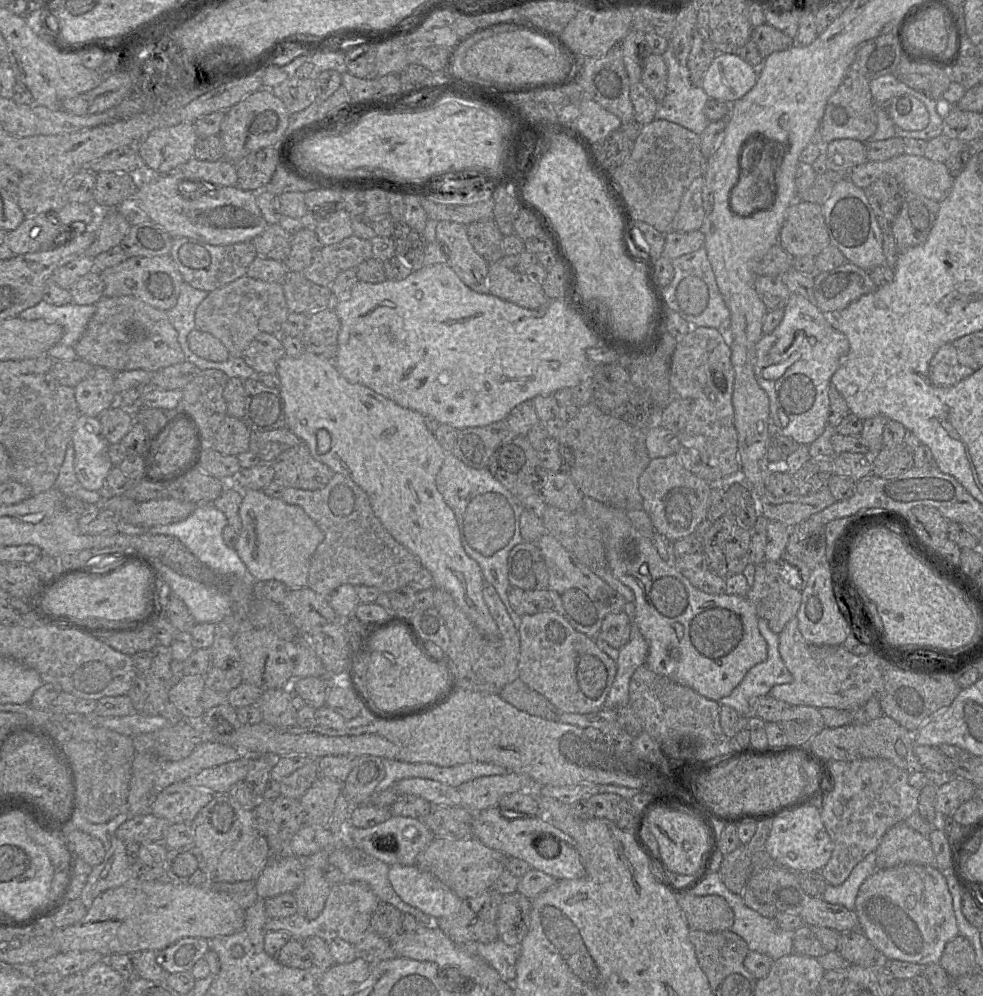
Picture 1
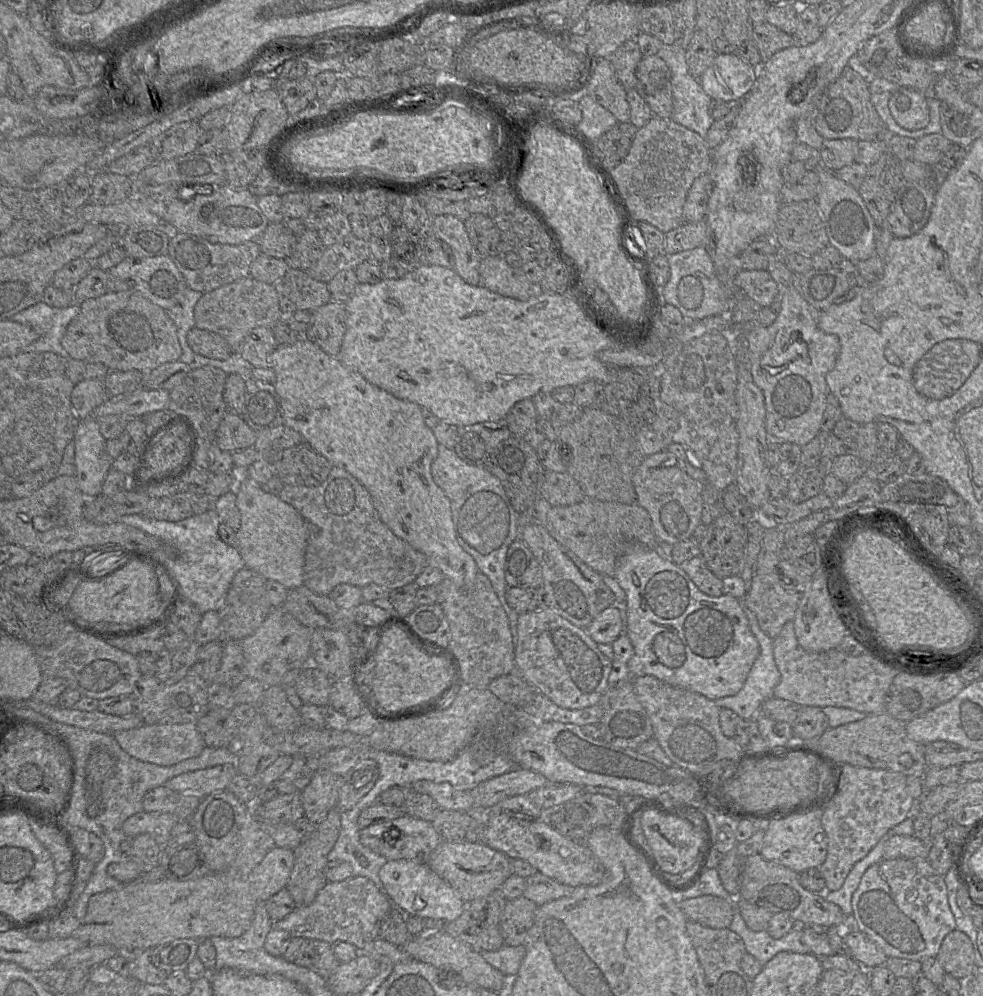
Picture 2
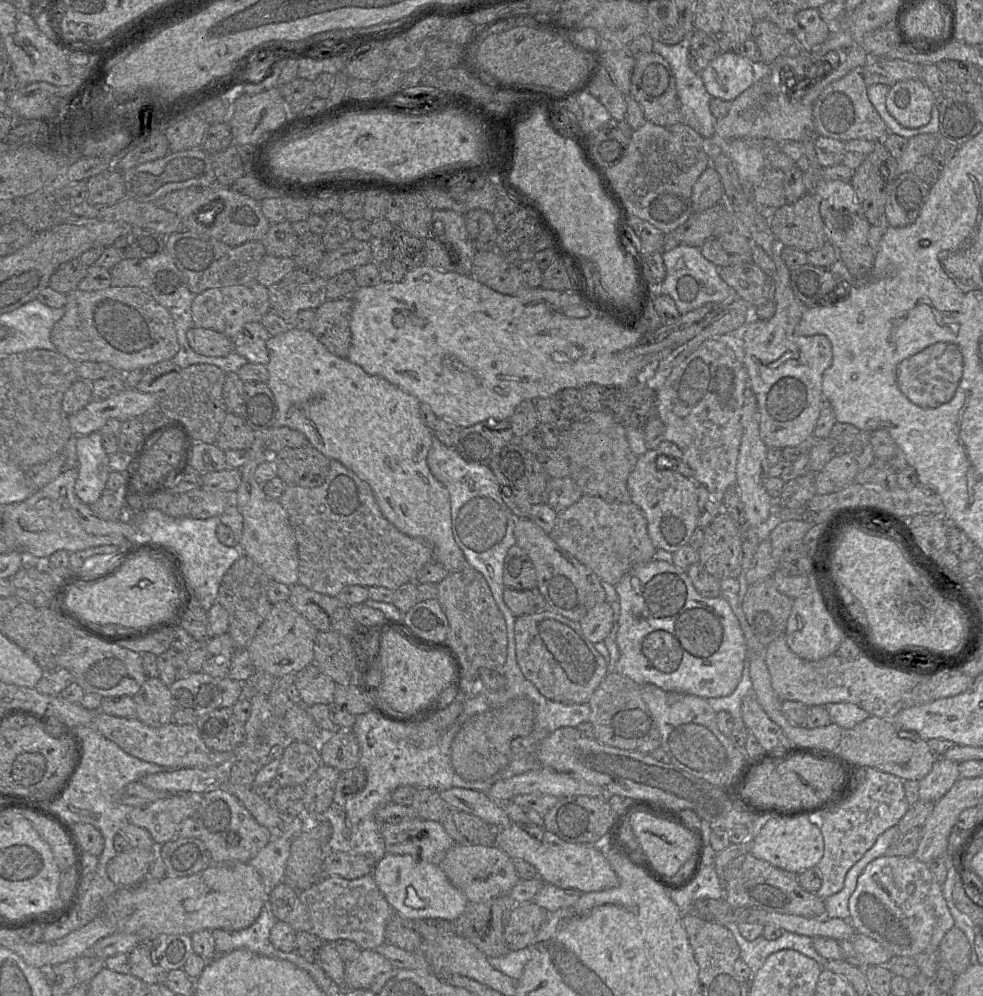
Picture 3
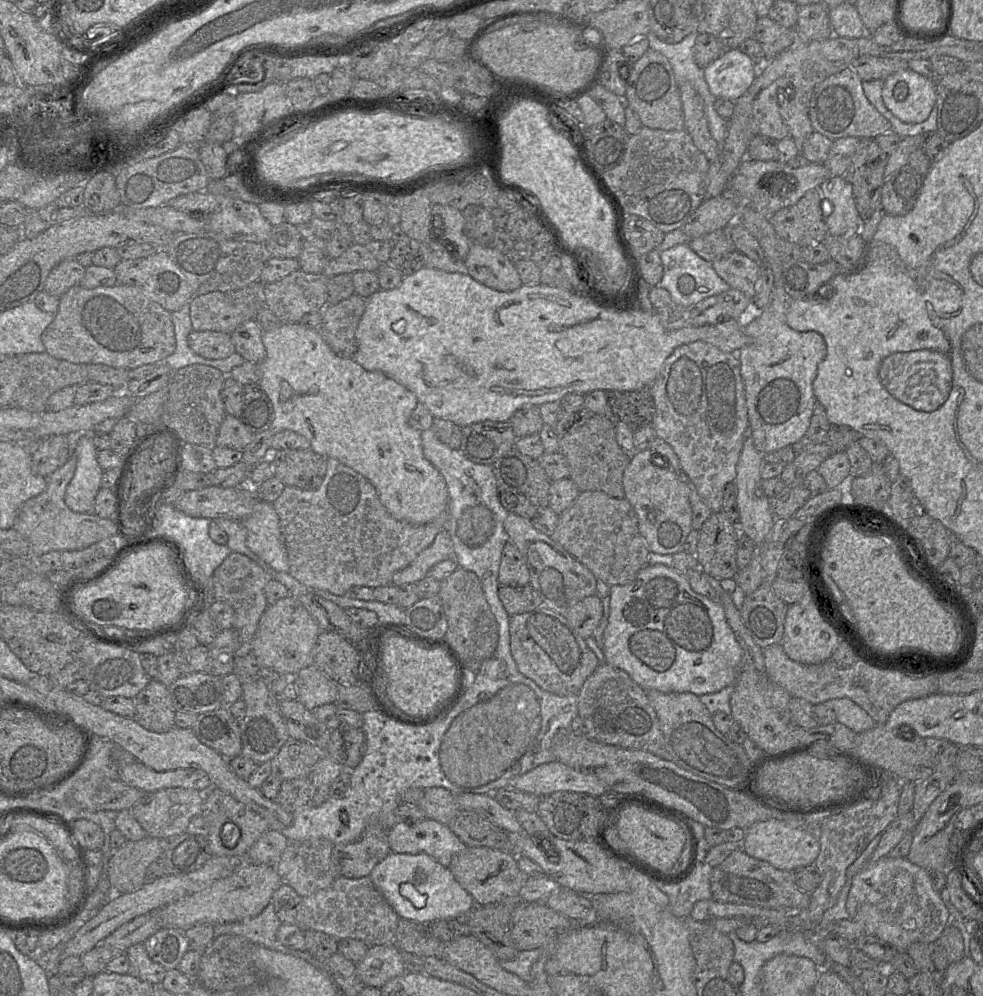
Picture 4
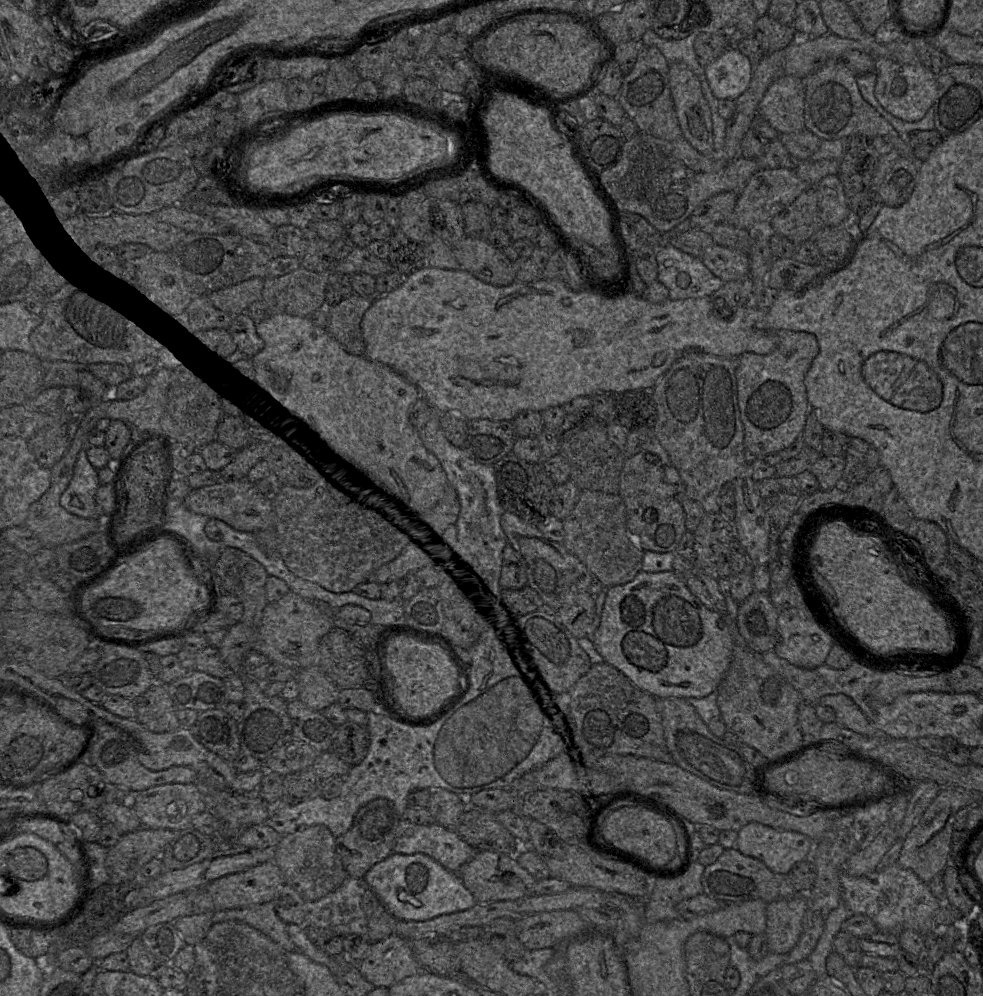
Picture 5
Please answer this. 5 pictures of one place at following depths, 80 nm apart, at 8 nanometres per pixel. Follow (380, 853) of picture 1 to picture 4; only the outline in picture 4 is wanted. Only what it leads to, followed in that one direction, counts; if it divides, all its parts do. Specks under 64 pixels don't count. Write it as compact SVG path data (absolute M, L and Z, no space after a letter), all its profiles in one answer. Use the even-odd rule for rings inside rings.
M425 818L414 824L396 823L388 831L391 852L427 854L444 867L467 847L448 825Z

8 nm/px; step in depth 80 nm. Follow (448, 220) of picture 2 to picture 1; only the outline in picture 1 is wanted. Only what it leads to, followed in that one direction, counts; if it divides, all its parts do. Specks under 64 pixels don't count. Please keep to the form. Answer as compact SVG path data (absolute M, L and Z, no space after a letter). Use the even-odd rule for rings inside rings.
M452 221L437 222L436 241L447 254L447 264L465 285L477 293L489 293L490 264L473 248L467 226Z

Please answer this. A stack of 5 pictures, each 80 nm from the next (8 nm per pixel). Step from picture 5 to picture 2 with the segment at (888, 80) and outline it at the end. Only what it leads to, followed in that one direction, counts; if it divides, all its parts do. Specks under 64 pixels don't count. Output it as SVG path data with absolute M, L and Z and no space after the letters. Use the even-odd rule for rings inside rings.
M900 87L891 93L888 107L896 123L906 130L919 130L929 123L929 106L920 91Z

